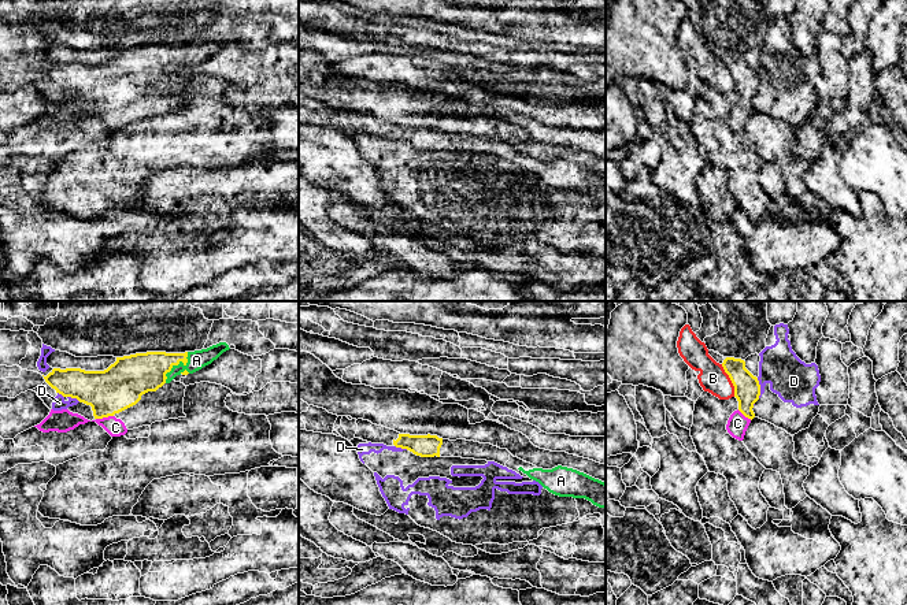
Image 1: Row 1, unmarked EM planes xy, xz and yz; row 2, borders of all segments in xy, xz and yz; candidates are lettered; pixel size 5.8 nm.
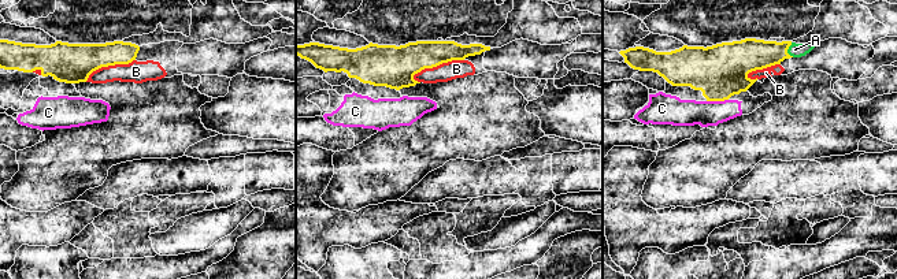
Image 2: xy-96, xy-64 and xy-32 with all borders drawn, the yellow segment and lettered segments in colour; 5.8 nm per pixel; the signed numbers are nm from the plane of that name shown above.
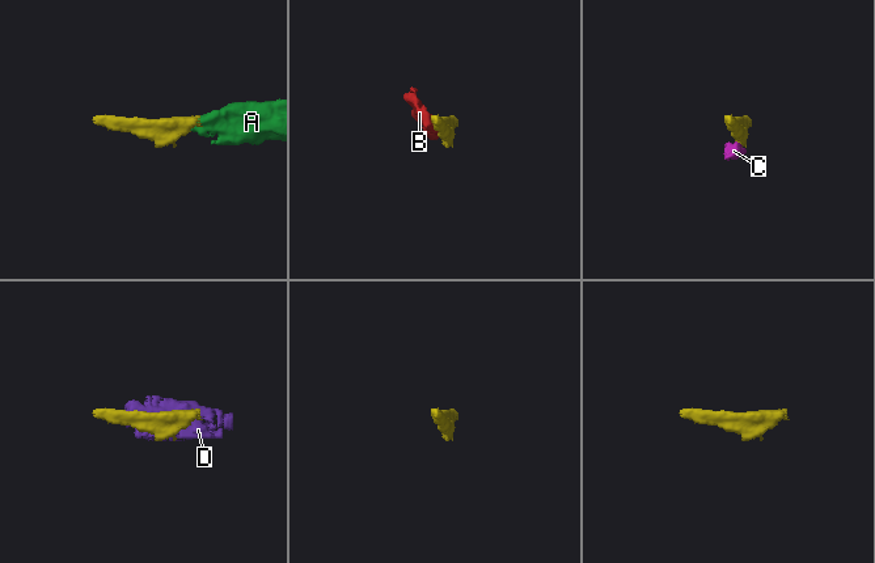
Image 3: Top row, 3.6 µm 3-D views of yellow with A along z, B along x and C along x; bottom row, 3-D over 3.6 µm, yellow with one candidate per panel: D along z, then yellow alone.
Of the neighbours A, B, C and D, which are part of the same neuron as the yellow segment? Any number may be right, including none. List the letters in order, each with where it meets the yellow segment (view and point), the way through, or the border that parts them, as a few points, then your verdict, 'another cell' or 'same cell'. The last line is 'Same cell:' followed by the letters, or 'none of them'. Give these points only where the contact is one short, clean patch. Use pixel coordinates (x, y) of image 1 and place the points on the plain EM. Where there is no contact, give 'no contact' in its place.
A: xy (177, 58) | across xy (137, 67), (177, 58), (196, 54) | same cell
B: yz (730, 73) | another cell
C: xy (104, 110) | across xy (121, 80), (106, 95), (104, 110), (115, 121) | same cell
D: yz (759, 81) | another cell
Same cell: A, C

